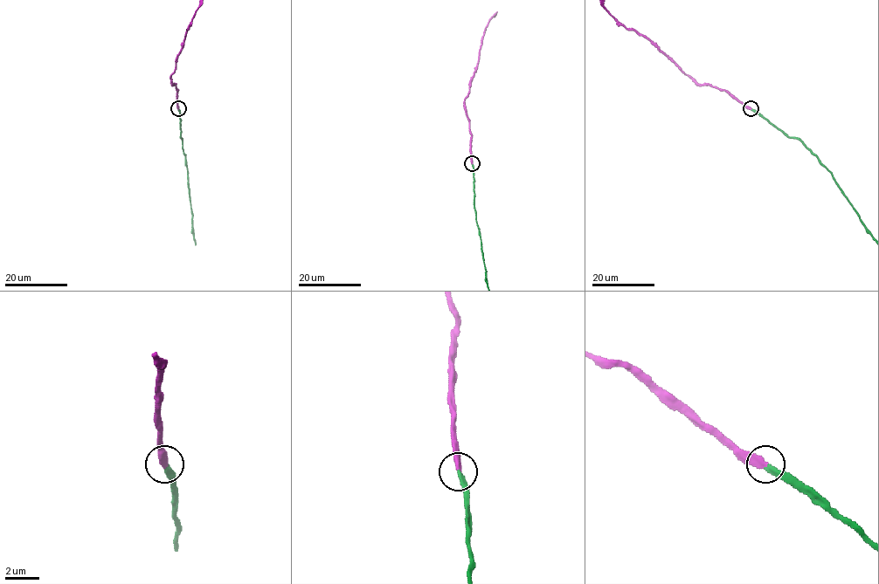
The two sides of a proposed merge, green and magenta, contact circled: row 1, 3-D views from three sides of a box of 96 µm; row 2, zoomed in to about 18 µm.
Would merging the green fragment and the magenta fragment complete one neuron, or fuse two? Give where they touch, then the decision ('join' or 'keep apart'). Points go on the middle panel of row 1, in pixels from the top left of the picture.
place (472, 163); join

